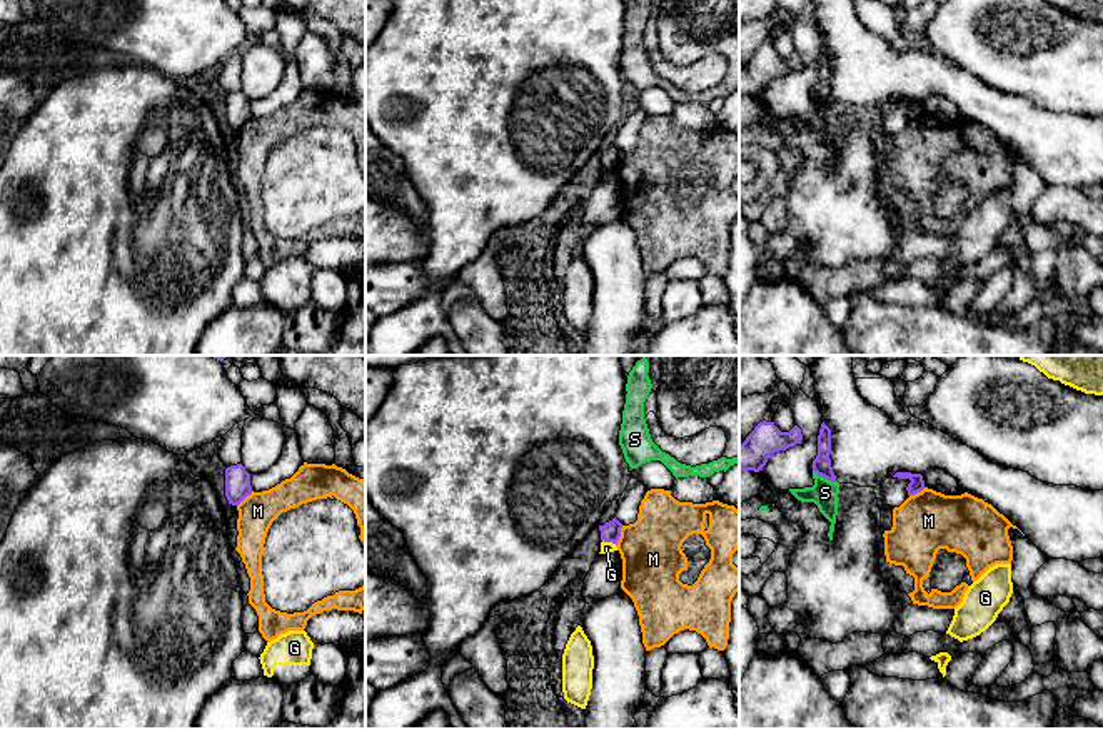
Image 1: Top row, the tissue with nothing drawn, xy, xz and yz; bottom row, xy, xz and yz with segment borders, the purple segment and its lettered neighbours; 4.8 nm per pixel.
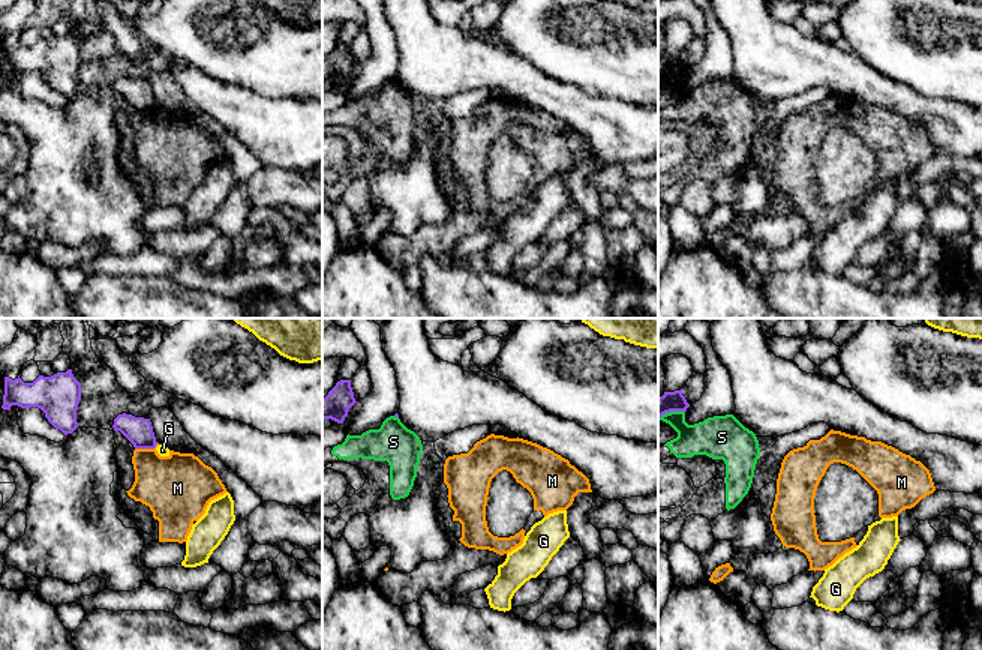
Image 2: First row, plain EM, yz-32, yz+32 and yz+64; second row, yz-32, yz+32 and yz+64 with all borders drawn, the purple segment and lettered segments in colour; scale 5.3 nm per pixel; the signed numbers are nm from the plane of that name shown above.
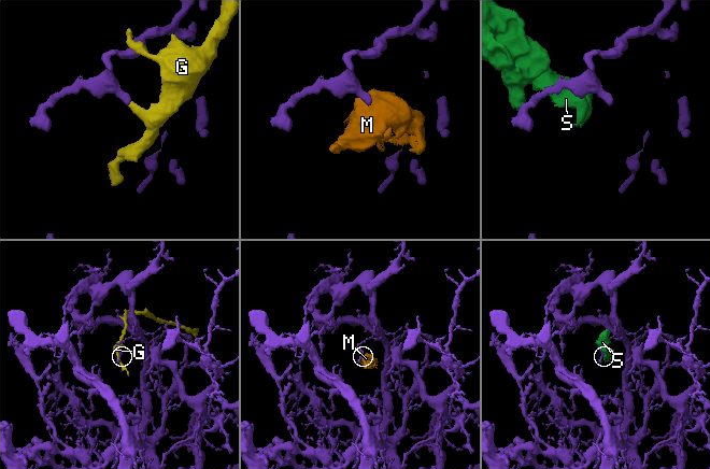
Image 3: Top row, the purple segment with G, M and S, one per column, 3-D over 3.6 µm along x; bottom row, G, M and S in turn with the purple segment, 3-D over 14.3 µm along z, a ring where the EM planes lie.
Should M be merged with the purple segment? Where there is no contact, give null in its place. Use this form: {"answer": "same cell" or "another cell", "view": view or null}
{"answer": "another cell", "view": "xz"}

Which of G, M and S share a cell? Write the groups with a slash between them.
G / M / S

